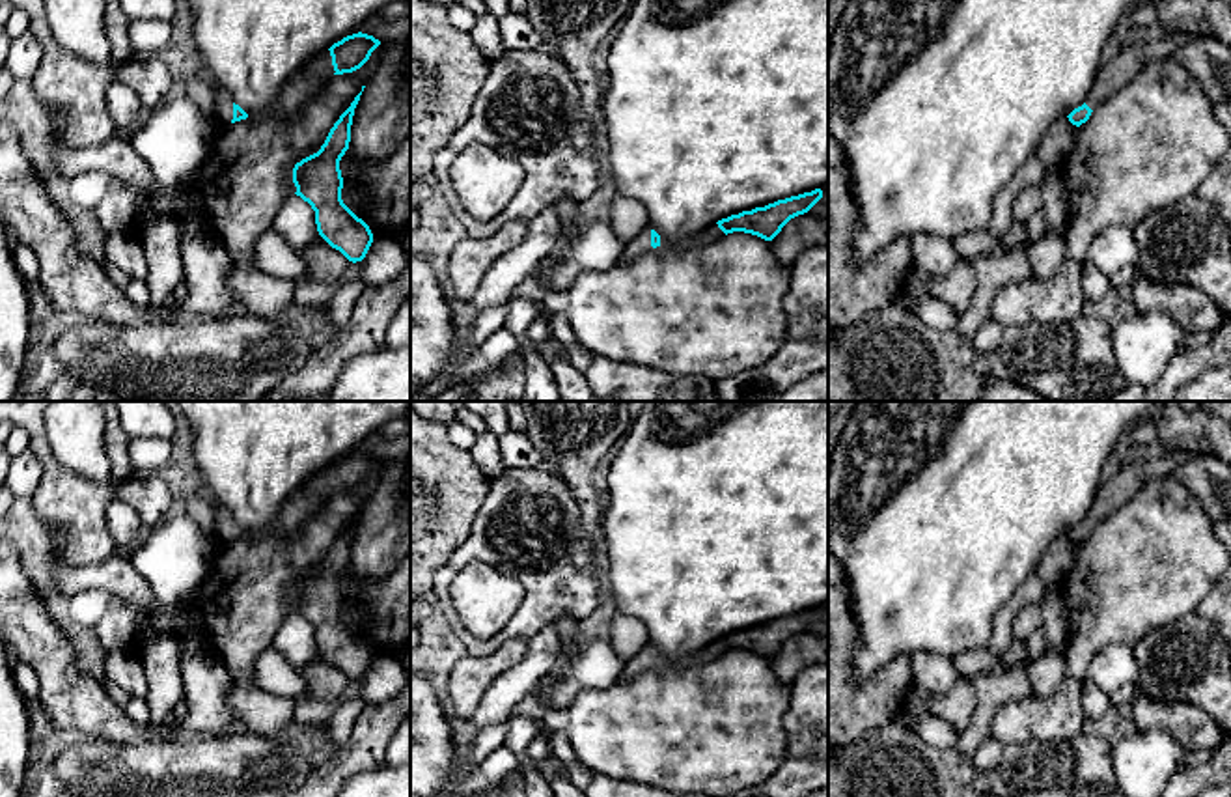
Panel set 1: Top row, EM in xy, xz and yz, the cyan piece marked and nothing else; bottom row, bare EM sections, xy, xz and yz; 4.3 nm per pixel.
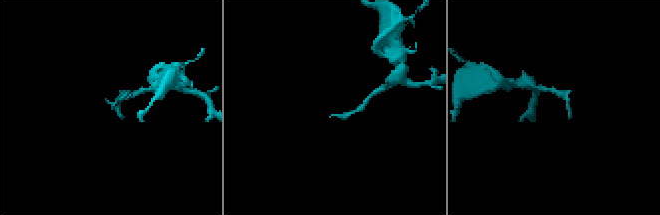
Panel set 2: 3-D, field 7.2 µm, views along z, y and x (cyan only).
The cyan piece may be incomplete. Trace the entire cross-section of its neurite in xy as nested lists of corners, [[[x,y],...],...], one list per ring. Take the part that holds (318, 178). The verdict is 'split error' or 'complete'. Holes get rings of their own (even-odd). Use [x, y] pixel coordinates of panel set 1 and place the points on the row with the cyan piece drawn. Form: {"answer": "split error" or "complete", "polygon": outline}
{"answer": "complete", "polygon": [[[362,91],[330,129],[321,149],[293,168],[297,196],[315,211],[319,235],[349,261],[362,261],[373,243],[369,226],[341,200],[343,177],[339,161],[349,149],[354,108]]]}

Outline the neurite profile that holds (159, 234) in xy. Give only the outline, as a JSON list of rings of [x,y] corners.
[[[140,202],[131,228],[136,231],[147,259],[147,304],[159,308],[183,289],[183,218],[159,213],[147,202]]]

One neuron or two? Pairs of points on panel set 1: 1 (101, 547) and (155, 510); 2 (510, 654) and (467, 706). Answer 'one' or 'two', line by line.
1: two
2: one

